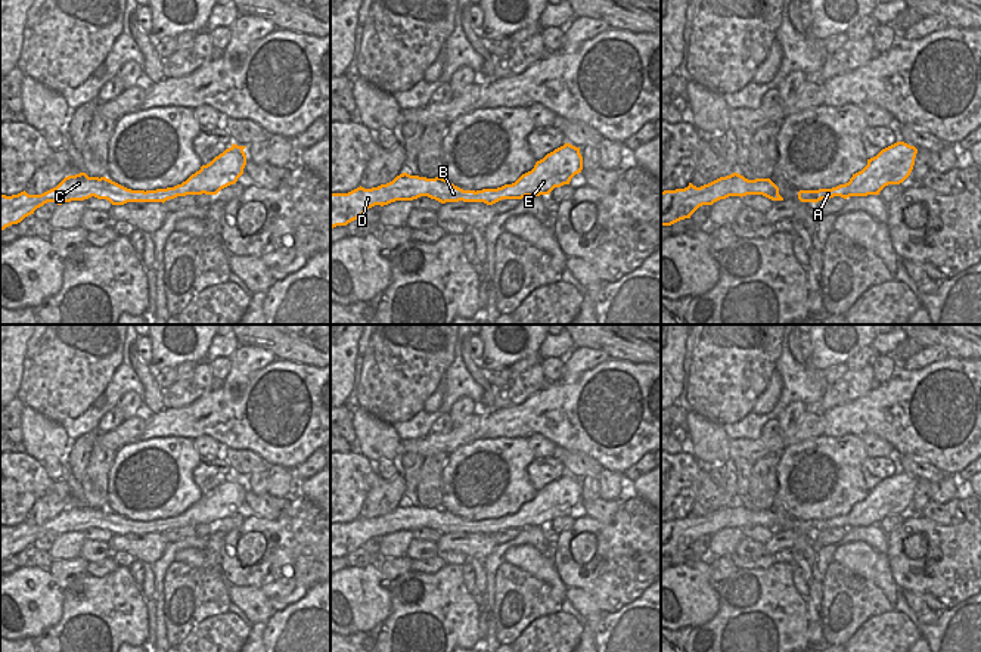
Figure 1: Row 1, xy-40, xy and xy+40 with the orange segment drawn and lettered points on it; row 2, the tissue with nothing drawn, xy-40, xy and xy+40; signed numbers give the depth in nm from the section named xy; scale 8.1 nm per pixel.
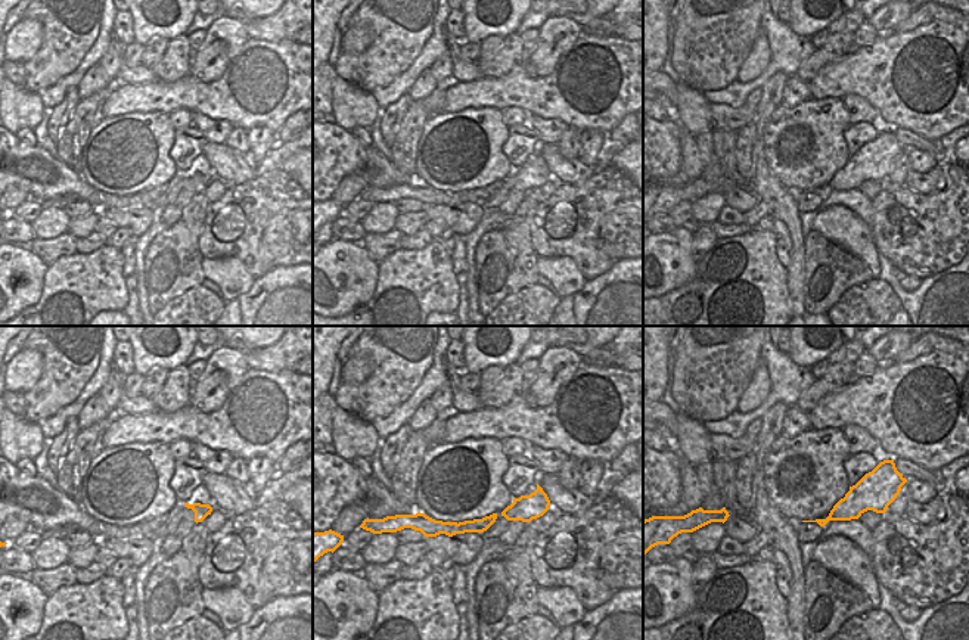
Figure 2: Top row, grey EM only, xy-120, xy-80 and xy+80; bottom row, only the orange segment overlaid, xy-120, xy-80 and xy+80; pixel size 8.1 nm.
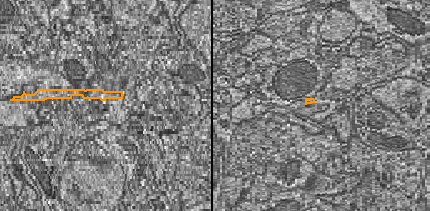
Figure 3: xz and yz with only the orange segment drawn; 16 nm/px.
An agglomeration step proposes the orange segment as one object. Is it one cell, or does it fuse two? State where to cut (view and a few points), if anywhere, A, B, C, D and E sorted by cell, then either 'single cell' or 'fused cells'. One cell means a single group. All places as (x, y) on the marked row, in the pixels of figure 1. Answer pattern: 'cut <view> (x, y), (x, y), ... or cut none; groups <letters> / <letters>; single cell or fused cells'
cut none; groups A B C D E; single cell

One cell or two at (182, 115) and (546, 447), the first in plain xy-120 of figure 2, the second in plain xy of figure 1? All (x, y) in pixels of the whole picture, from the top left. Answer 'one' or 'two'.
one

